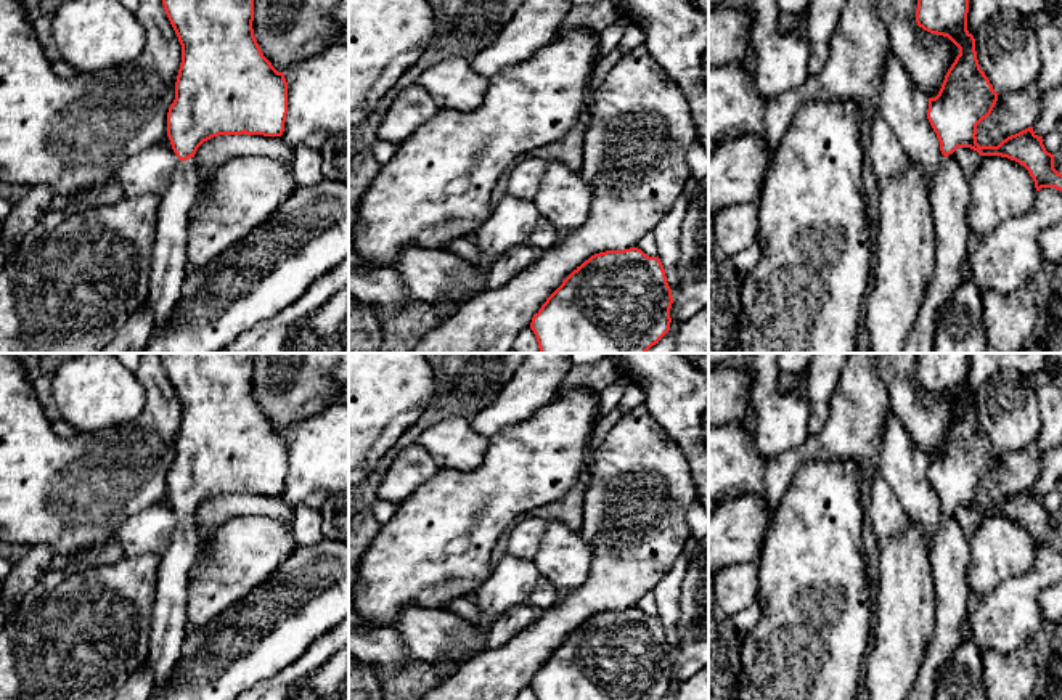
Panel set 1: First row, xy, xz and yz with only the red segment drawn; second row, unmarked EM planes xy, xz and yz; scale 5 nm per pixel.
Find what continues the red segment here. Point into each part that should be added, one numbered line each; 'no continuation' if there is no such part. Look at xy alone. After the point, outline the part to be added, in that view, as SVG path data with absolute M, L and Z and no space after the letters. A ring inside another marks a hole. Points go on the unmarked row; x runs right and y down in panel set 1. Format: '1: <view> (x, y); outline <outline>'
1: xy (167, 634); outline M194 517L180 520L157 567L154 608L149 628L148 661L153 687L162 687L175 668L185 642L185 600L188 573L196 562L198 527Z

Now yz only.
1: yz (950, 553); outline M954 512L937 531L930 557L935 581L935 633L906 700L933 700L938 669L953 657L962 641L961 626L967 618L970 549L969 536L958 523Z

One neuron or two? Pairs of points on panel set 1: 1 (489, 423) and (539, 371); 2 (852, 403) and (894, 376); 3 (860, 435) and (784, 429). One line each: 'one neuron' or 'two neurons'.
1: one neuron
2: two neurons
3: two neurons

